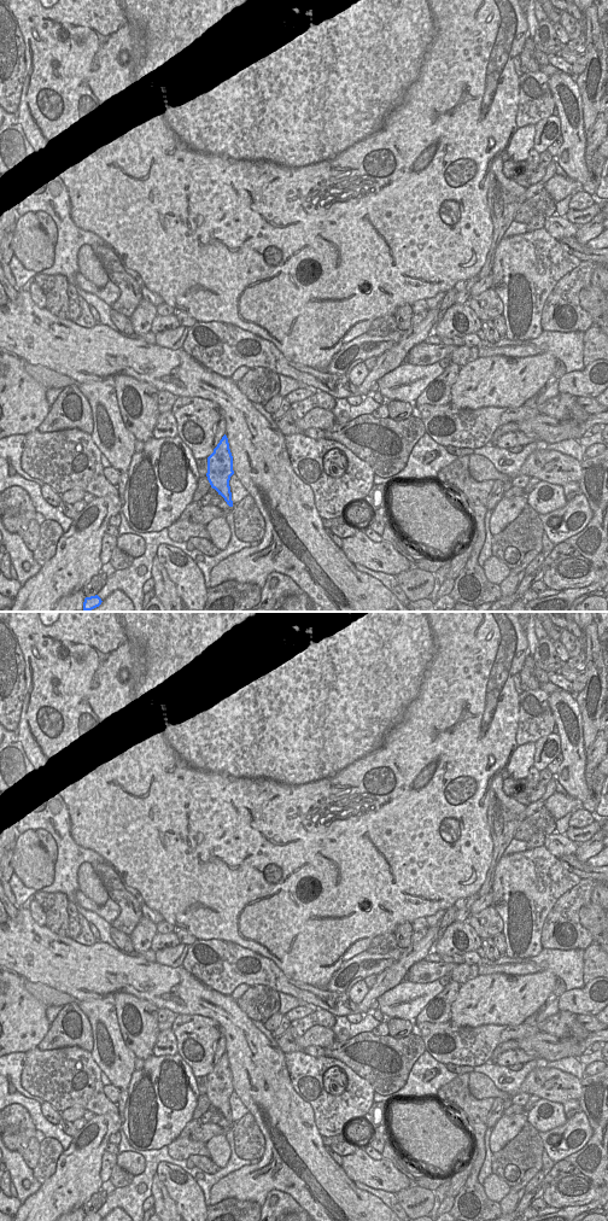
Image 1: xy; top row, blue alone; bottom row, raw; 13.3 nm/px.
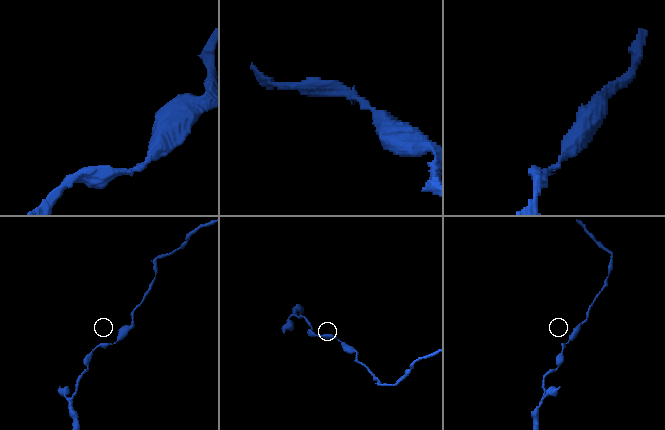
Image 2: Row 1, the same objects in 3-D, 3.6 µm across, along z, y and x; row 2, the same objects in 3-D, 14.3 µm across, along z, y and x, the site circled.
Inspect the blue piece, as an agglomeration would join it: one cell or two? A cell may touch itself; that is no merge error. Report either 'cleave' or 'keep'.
keep

